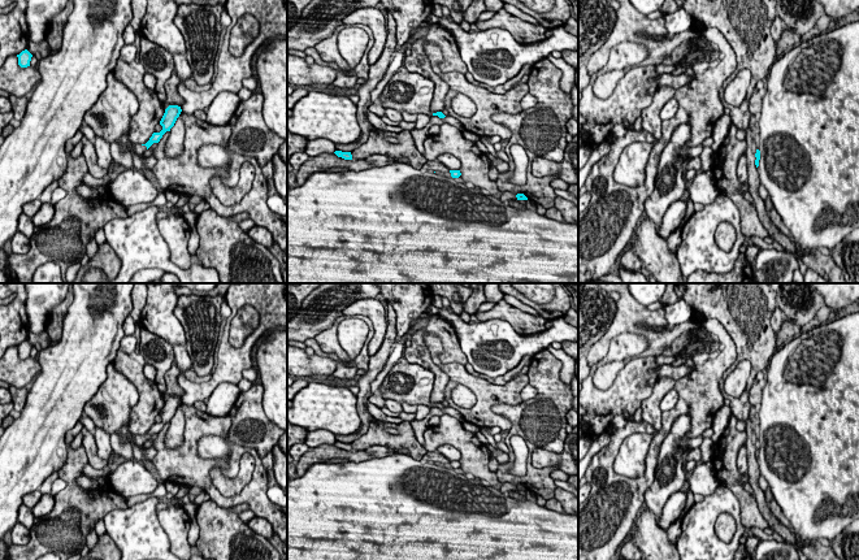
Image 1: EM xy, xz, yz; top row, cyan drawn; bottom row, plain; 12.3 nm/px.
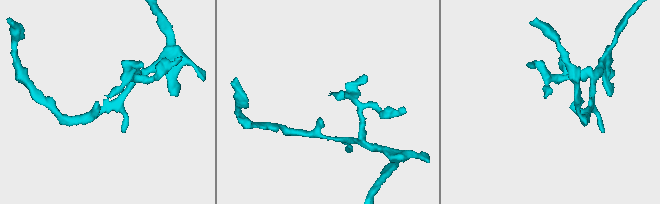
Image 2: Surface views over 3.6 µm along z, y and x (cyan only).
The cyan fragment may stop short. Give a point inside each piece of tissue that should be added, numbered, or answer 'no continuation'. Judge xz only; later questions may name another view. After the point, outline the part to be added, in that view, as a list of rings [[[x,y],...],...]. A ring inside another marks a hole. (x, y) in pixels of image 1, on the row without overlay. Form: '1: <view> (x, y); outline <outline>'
no continuation

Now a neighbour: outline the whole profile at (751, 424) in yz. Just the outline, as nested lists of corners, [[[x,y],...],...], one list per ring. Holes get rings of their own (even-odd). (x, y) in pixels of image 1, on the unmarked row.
[[[751,405],[750,414],[746,421],[746,450],[747,450],[747,474],[749,474],[749,483],[754,490],[754,496],[756,499],[759,511],[762,512],[763,517],[767,520],[769,529],[777,533],[780,537],[786,539],[789,543],[798,542],[798,537],[785,525],[782,525],[771,512],[768,504],[765,502],[764,491],[759,487],[759,477],[760,469],[758,464],[758,459],[755,456],[755,444],[758,439],[758,416],[755,412],[755,407]]]

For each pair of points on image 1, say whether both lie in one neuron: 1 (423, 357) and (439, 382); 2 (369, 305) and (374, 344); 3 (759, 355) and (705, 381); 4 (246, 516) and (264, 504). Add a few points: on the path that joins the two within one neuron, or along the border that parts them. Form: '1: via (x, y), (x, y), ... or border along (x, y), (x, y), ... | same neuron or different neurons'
1: via (429, 364), (439, 376) | same neuron
2: via (377, 315), (378, 335) | same neuron
3: border along (733, 341), (736, 360), (723, 374) | different neurons
4: border along (250, 508), (256, 516) | different neurons

